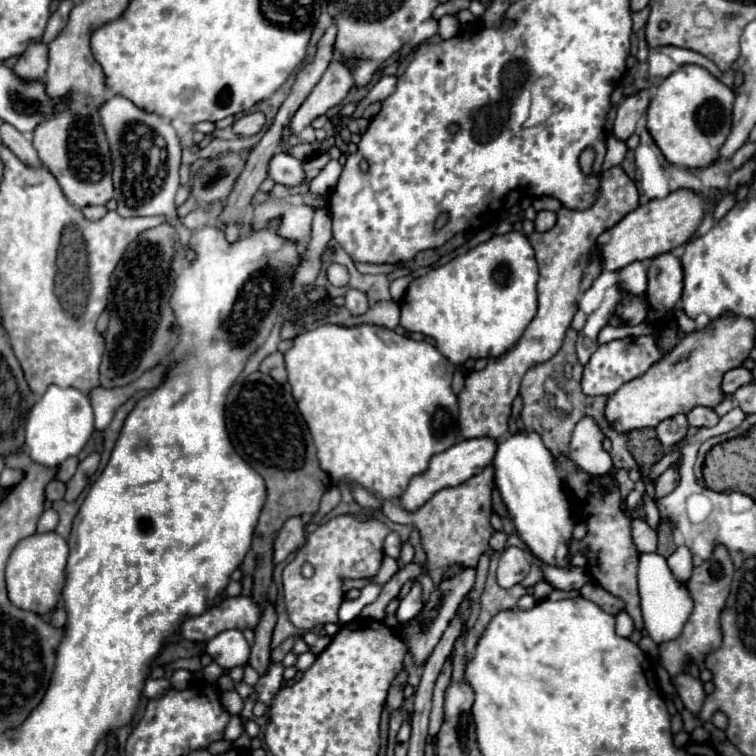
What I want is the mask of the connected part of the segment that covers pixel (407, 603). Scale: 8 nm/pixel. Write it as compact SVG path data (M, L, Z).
M415 582L413 588L409 590L409 594L401 600L395 616L401 624L405 622L411 622L419 612L421 612L421 606L423 606L423 600L421 600L421 586Z

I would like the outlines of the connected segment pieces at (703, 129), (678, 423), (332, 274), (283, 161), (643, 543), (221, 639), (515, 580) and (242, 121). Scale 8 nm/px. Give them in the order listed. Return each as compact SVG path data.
M685 64L659 86L647 108L647 130L661 148L667 162L685 168L705 168L719 158L719 150L731 132L731 110L735 94L705 68Z
M675 414L667 420L663 420L655 430L657 430L657 438L661 440L661 444L665 448L671 448L671 446L679 444L681 438L685 438L685 434L689 430L687 416L685 414Z
M331 264L327 270L327 278L333 286L347 286L349 284L349 272L341 264Z
M277 152L271 158L267 174L269 174L271 180L285 184L285 186L295 186L295 184L301 184L305 180L303 164L297 158L285 154L285 152Z
M645 518L631 520L631 536L633 536L633 544L637 546L639 552L655 552L657 550L657 534L645 522Z
M225 630L207 642L207 654L225 670L245 666L249 660L249 644L241 630Z
M505 548L497 568L497 582L503 588L511 588L519 584L529 574L531 562L525 550L521 548Z
M261 112L243 114L233 122L233 132L237 136L251 136L251 134L257 134L263 128L263 124L265 124L265 116Z

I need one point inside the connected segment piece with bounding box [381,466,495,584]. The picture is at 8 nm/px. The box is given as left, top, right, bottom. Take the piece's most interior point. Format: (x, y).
(454, 525)

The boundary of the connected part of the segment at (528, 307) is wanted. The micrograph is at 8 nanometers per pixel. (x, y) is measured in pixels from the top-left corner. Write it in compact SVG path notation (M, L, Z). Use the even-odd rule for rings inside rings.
M525 234L493 236L425 276L411 280L401 304L401 326L435 340L451 364L501 356L515 346L537 312L537 262Z

